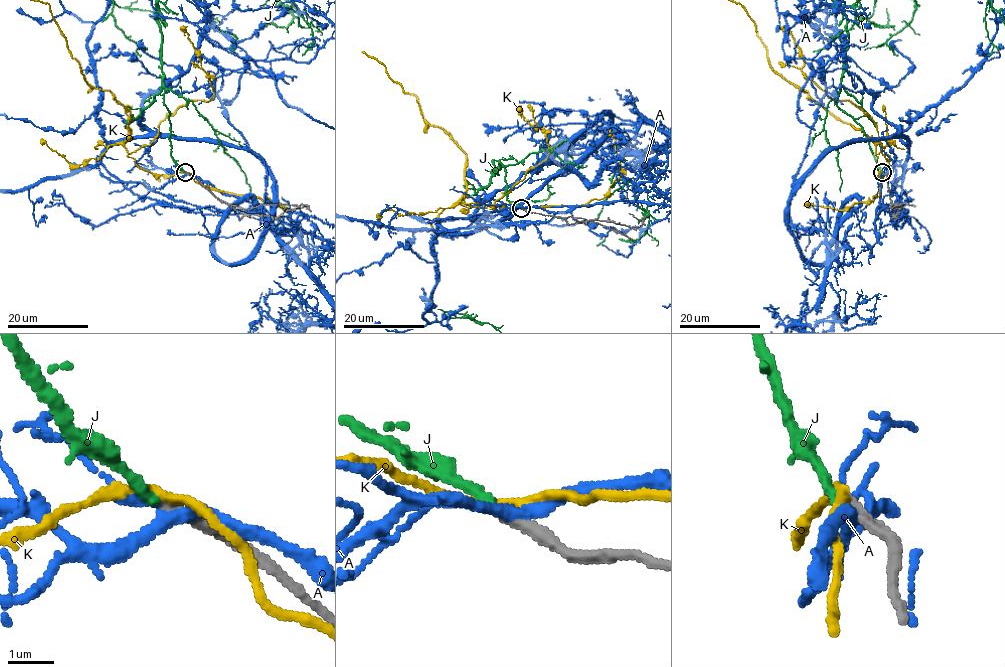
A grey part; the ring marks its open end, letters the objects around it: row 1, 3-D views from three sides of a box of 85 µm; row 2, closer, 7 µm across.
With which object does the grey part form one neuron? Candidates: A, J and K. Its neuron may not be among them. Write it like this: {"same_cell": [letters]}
{"same_cell": ["J"]}

